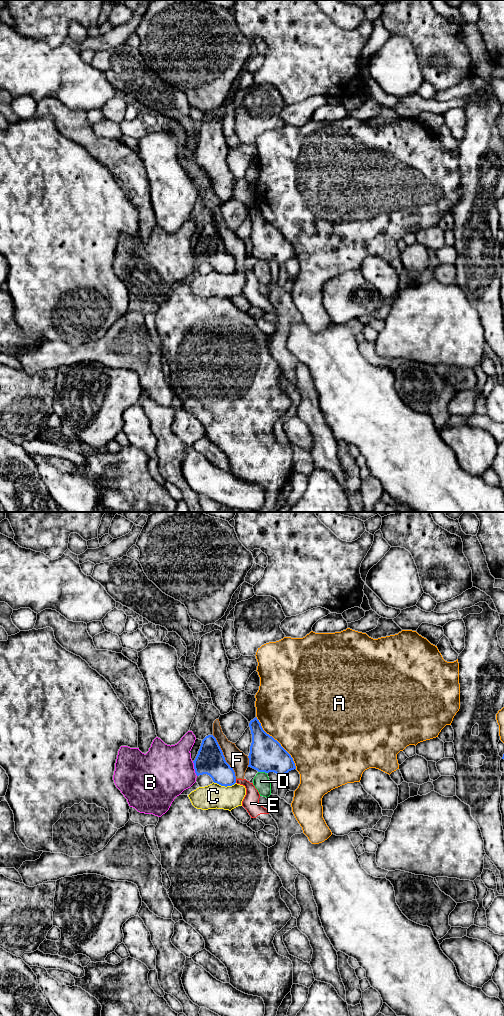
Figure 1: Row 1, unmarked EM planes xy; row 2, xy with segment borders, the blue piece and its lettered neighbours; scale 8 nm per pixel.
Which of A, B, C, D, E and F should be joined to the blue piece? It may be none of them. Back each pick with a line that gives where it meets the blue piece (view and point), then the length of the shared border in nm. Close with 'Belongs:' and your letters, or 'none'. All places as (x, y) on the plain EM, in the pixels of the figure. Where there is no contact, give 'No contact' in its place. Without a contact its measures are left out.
Belongs: none

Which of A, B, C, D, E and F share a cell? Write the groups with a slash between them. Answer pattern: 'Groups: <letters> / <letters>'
Groups: A / B / C / D / E F

